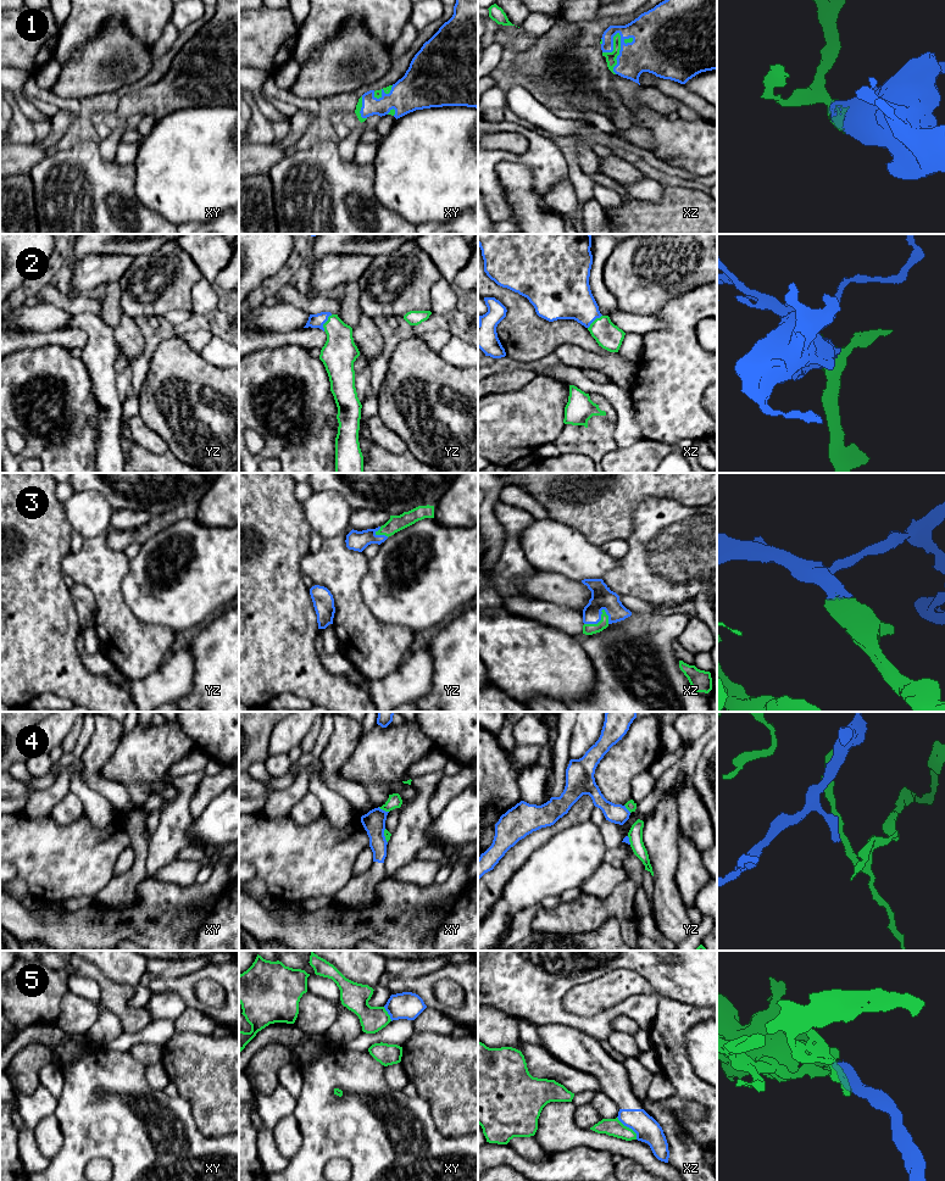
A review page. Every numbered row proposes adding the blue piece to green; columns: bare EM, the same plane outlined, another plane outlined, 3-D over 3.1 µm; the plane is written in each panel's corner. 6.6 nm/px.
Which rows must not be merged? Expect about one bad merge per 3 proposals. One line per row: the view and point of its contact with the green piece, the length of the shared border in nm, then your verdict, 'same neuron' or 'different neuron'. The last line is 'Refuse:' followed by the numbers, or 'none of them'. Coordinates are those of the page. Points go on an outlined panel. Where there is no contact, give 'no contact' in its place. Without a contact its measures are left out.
1: contact xz (618, 53); length 280 nm; same neuron
2: contact yz (326, 322); length 130 nm; same neuron
3: contact xz (600, 620); length 180 nm; same neuron
4: contact xy (383, 809); length 80 nm; same neuron
5: contact xz (628, 1127); length 200 nm; different neuron
Refuse: 5

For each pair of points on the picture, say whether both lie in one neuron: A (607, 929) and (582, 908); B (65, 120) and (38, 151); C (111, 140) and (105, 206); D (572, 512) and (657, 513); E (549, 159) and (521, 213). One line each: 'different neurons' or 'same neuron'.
A: different neurons
B: same neuron
C: different neurons
D: different neurons
E: different neurons

